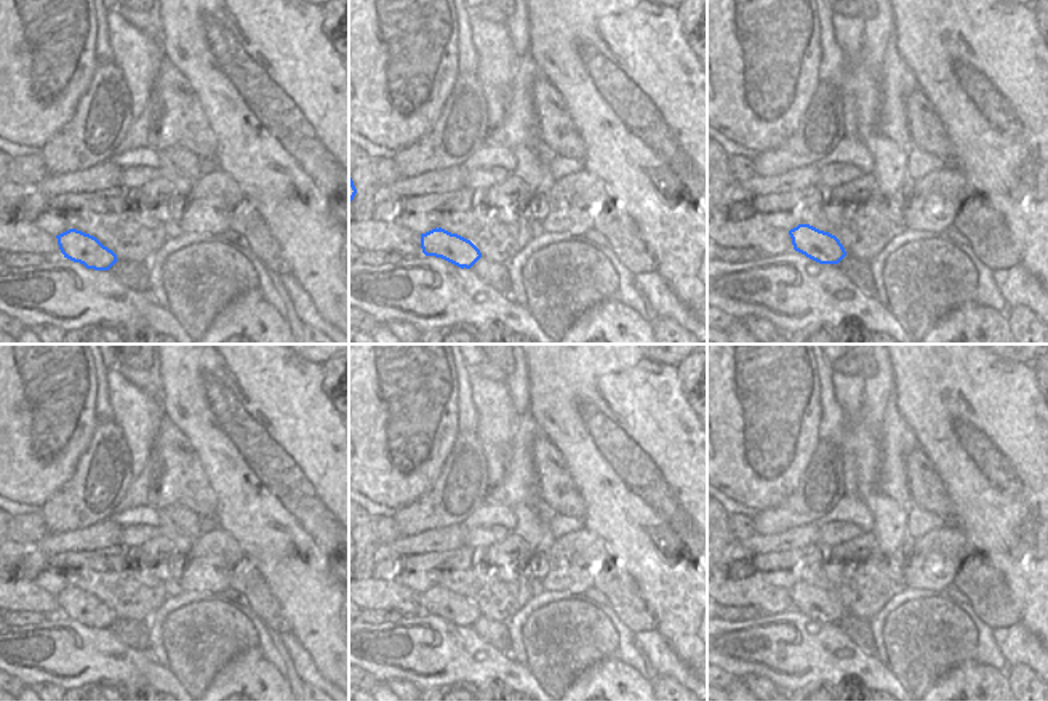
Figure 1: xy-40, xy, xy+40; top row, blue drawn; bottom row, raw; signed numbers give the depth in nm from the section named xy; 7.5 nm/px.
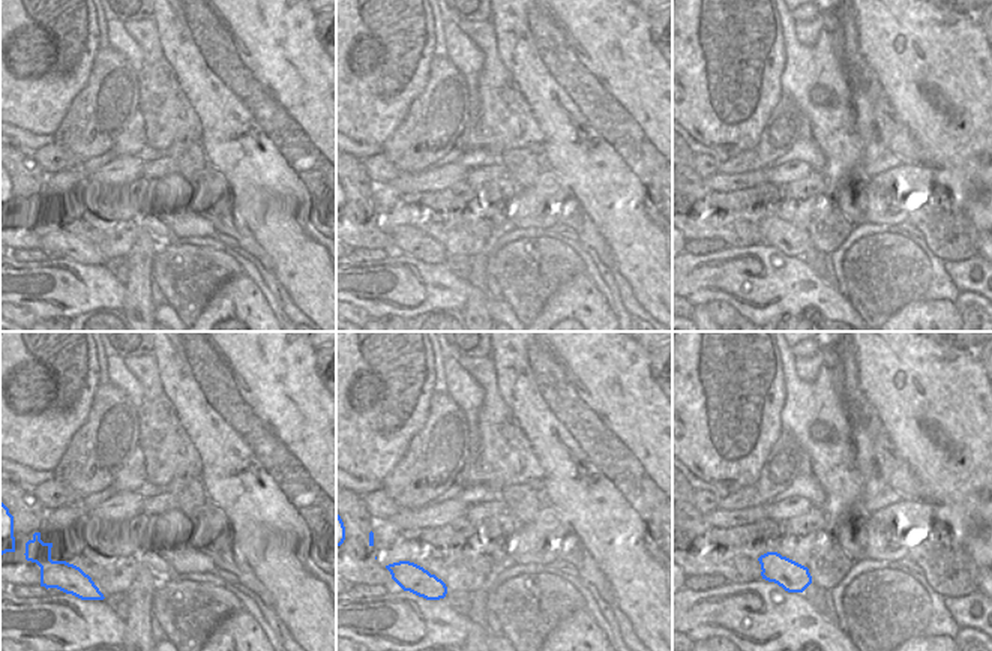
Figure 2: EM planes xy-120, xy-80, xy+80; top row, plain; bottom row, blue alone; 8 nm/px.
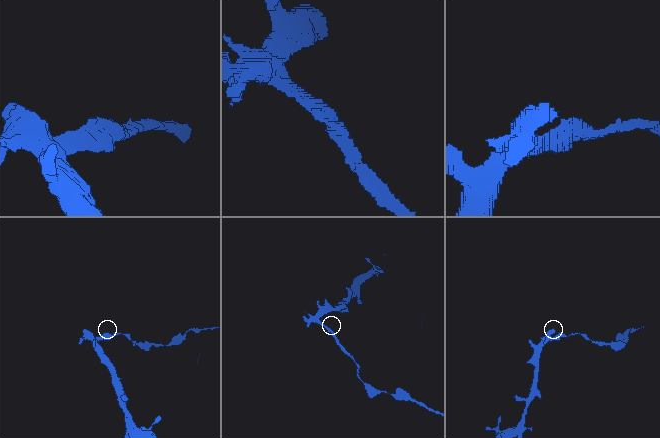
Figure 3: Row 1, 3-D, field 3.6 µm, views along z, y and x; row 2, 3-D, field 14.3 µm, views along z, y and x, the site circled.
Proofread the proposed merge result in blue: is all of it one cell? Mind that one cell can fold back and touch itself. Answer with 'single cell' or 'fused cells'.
fused cells

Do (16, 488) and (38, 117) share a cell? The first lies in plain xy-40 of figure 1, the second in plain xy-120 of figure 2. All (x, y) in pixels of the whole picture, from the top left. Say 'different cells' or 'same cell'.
same cell

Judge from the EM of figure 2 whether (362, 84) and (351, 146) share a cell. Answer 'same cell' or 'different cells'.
different cells

